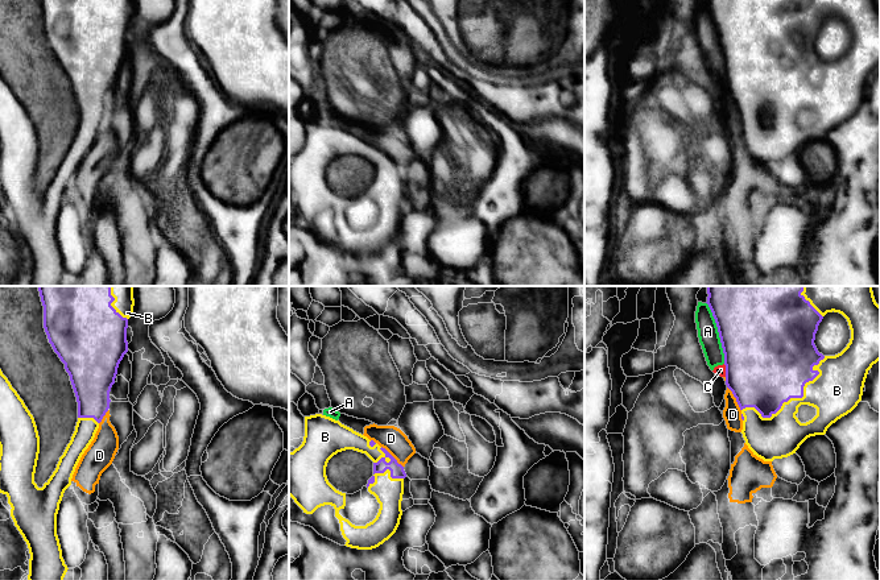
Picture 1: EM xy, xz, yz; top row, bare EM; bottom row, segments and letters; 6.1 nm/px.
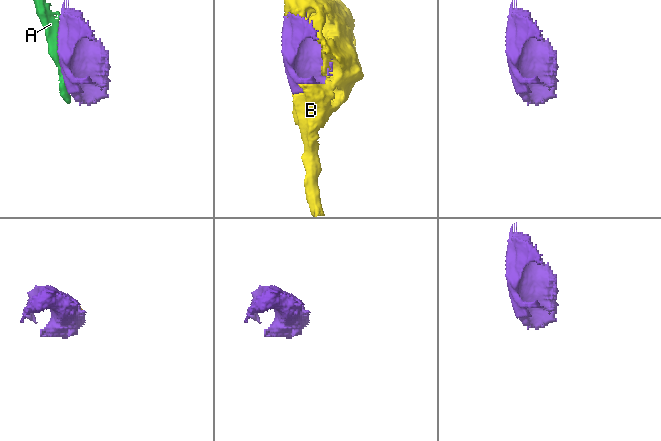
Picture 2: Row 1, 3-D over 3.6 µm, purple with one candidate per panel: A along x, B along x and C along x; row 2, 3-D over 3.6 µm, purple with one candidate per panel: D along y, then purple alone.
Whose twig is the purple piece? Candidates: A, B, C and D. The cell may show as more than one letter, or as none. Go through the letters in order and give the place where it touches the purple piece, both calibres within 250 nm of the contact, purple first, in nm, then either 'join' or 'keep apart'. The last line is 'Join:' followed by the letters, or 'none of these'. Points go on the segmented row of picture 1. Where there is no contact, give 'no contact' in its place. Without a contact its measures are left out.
A: yz (718, 331) | 500/130 nm | keep apart
B: yz (793, 397) | 500/300 nm | join
C: yz (726, 371) | 500/60 nm | keep apart
D: xz (392, 456) | 80/150 nm | keep apart
Join: B

